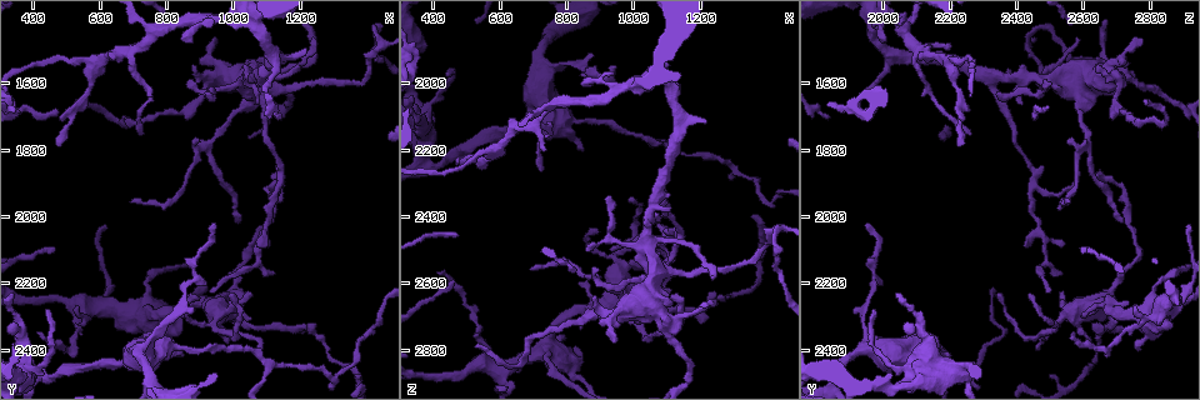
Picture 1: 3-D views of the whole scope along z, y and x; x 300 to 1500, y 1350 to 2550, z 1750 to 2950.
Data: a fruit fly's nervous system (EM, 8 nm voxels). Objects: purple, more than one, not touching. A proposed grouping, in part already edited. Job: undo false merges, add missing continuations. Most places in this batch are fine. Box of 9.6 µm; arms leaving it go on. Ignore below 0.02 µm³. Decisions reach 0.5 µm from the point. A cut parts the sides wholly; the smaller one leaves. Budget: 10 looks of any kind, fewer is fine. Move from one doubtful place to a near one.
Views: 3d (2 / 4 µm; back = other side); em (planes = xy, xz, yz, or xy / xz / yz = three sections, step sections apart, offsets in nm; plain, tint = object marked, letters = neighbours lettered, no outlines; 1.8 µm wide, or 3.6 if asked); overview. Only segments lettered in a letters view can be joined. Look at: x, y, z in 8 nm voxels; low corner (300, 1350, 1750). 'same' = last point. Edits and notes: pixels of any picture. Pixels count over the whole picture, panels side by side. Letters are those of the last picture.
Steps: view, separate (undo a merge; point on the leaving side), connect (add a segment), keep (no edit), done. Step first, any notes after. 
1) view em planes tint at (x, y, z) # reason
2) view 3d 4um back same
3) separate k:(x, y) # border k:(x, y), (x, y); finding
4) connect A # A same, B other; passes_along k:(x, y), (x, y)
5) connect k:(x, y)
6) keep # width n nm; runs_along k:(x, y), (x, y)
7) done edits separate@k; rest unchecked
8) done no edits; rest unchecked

view em 3.6um planes letters at (950, 1580, 2690) # abrupt turn

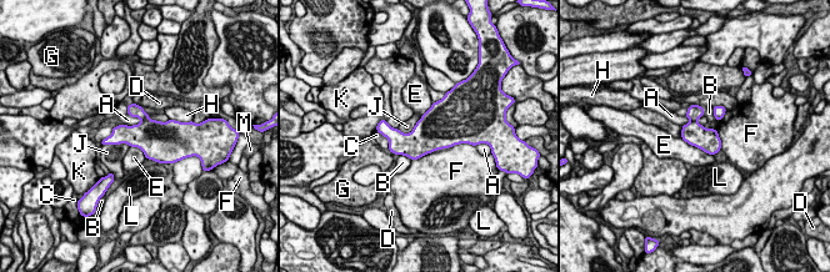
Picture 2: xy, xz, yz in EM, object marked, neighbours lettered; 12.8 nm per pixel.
keep # width 300 nm; A other, B other, C other, D other, E other, F other, G other, H other, J other, K other, L other, M other; border 2:(681, 137), (713, 155); continuous, no second cell

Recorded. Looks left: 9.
view em yz step 16 tint at (1050, 1600, 2510) # sudden change in width

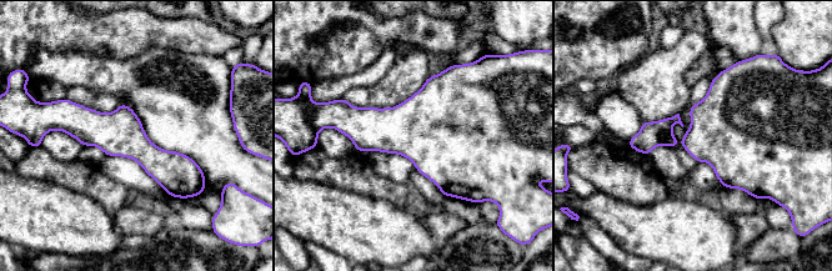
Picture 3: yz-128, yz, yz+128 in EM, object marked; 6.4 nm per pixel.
view em yz step 16 letters same

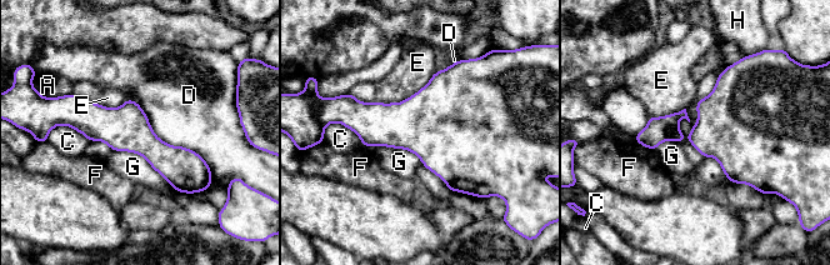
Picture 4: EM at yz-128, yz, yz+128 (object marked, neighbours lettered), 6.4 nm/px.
keep # A other, C other, D other, E other, F other, G other, H other; border 4:(113, 149), (139, 154), (178, 191); all the same cell

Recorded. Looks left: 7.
view em 3.6um xy step 8 tint at (770, 2410, 2070) # thick turns thin

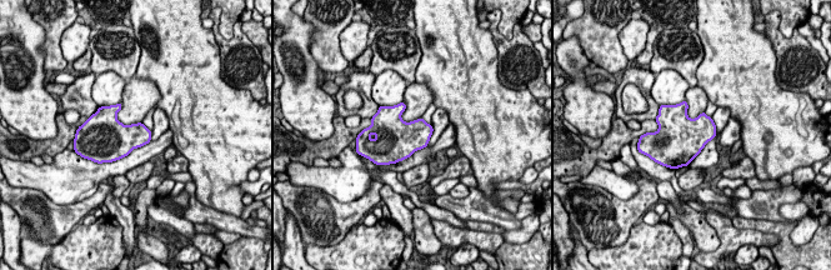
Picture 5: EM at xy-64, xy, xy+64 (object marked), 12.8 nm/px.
view em 3.6um planes letters same

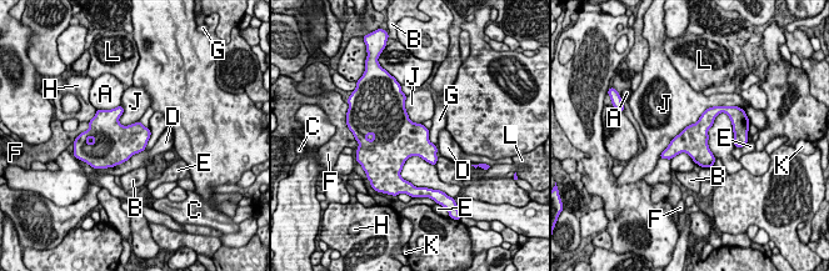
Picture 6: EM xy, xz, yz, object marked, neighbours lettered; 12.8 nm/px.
keep # A other, B other, C other, D other, E other, F other, G other, H other, J other, K other, L other; border 6:(718, 105), (687, 125), (659, 157); continuous, no second cell

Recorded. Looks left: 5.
view 3d 4um at (380, 2470, 2250) # sudden change in width

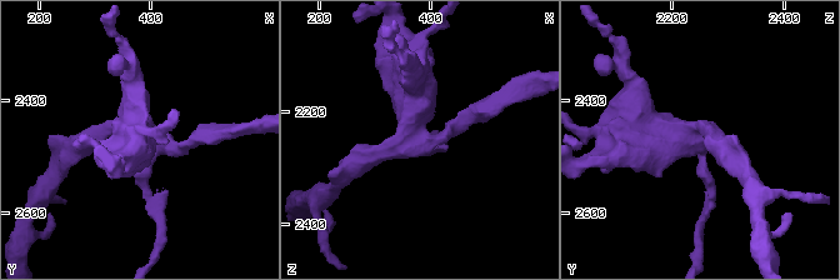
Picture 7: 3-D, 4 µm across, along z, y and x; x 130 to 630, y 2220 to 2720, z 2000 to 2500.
view em planes plain at (385, 2460, 2250)

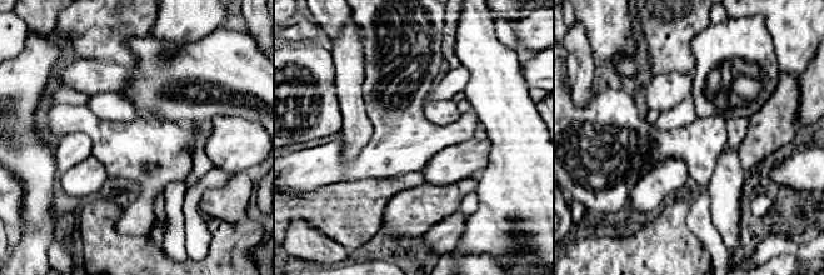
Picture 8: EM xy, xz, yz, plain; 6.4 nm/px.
view em planes letters same

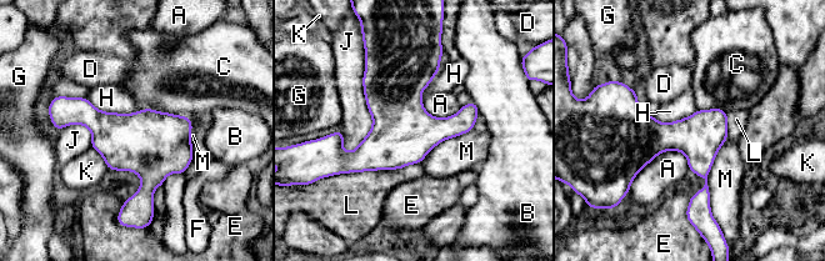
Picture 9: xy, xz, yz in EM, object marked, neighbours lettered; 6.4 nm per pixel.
keep # width 300 nm; longest_contact J 600 nm; A other, B other, C other, D other, E other, F other, G other, H other, J other, K other, L other, M other; all the same cell

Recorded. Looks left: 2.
done no edits; rest unchecked

